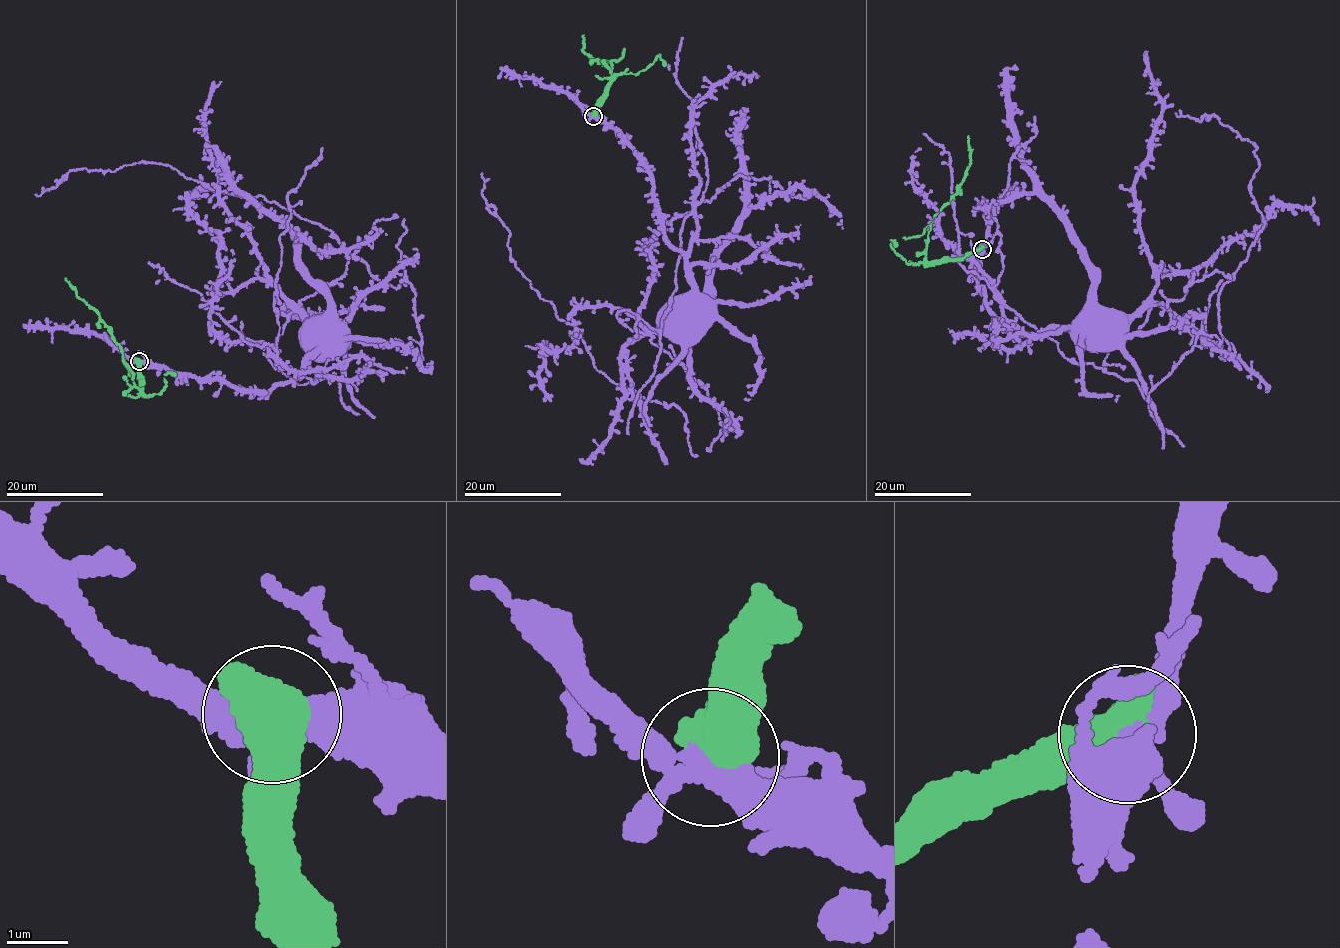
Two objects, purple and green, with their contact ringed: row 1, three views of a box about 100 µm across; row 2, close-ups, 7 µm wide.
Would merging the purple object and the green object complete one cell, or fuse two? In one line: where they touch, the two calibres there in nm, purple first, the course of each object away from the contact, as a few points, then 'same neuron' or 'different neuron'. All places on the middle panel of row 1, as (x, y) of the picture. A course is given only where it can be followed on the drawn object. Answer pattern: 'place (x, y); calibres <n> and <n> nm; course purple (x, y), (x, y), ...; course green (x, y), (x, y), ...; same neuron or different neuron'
place (593, 116); calibres 360 and 850 nm; course purple (594, 115), (620, 130), (646, 167), (663, 238), (685, 256), (690, 285), (696, 293), (695, 300); course green (594, 115), (611, 77), (613, 65), (611, 60), (602, 63), (584, 53), (583, 35); different neuron

